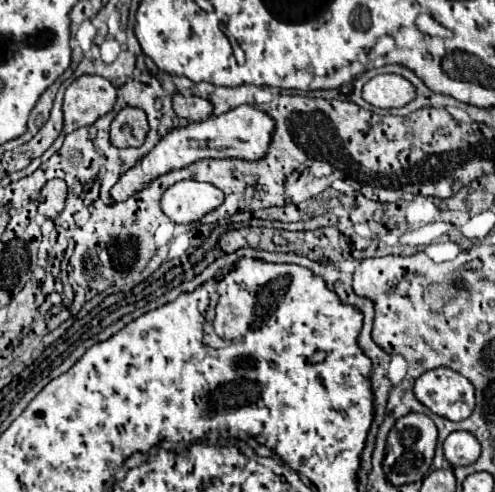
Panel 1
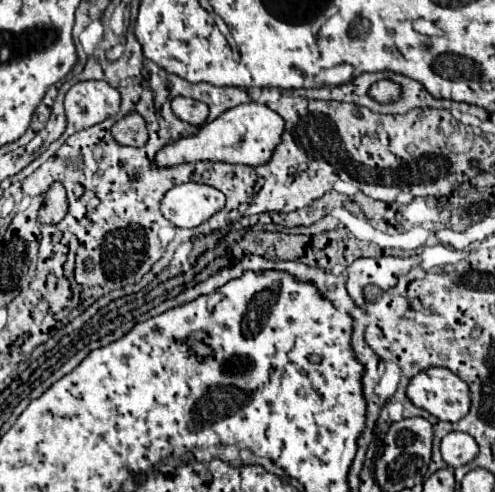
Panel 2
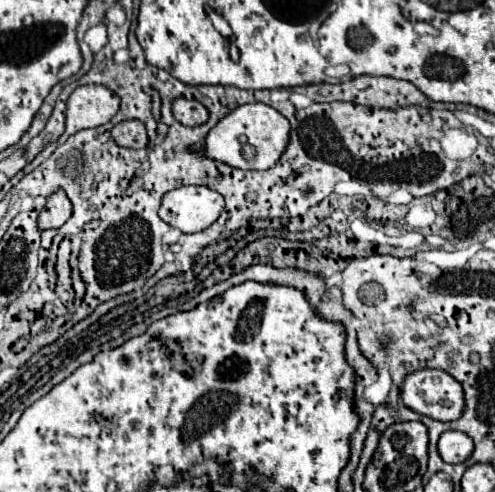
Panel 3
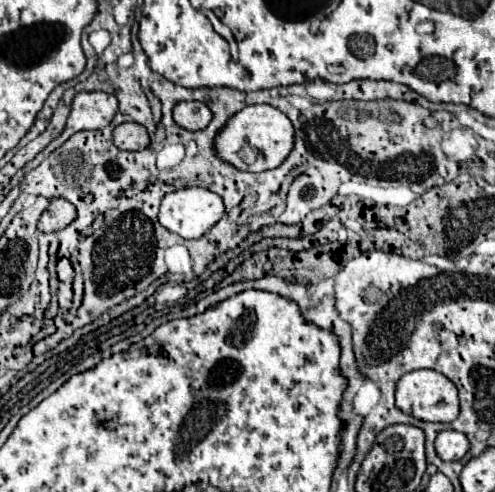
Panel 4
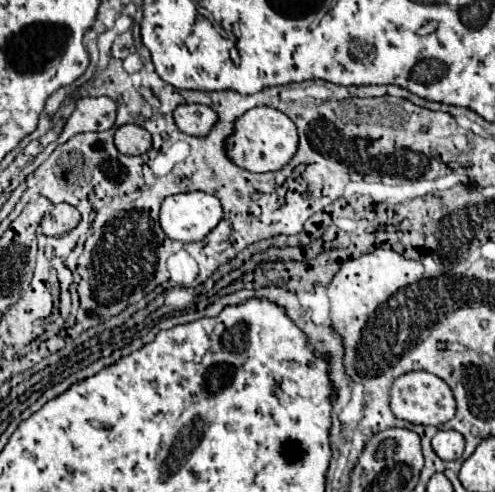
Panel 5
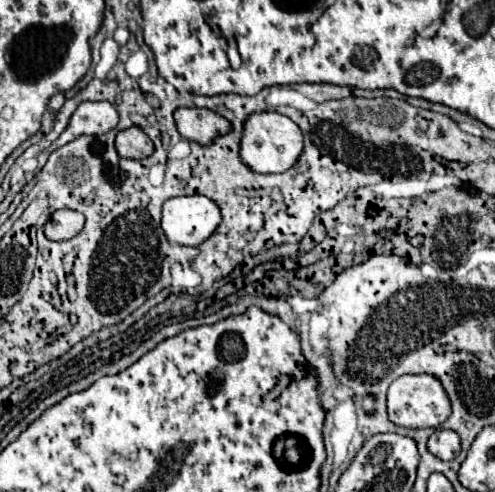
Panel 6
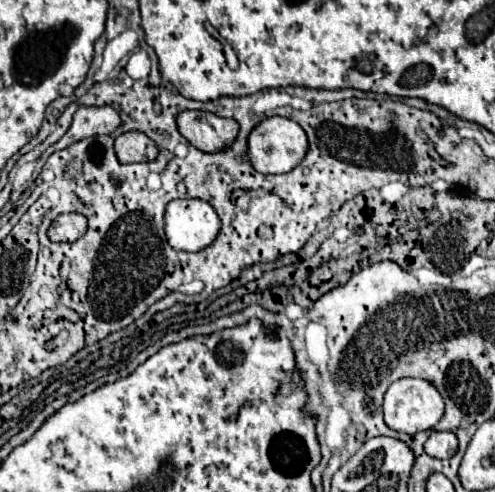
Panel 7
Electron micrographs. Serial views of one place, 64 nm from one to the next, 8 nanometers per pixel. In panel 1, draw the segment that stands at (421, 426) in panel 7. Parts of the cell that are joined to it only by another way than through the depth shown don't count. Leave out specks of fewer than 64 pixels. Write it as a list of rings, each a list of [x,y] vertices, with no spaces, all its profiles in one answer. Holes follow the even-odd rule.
[[[434,368],[414,382],[414,396],[434,414],[452,422],[464,420],[474,408],[474,388],[458,372],[450,368]]]

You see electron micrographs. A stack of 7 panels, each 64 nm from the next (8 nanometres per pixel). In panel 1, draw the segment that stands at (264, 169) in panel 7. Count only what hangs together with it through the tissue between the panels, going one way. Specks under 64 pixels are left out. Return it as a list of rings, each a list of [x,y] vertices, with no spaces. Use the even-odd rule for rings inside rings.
[[[242,104],[238,108],[232,108],[224,114],[220,114],[220,116],[210,116],[204,122],[188,124],[186,128],[174,128],[172,132],[168,132],[168,136],[164,136],[154,146],[154,150],[148,156],[144,156],[144,160],[140,160],[140,164],[136,168],[128,170],[118,180],[118,184],[112,188],[112,198],[114,200],[126,200],[128,196],[132,196],[140,188],[144,188],[152,178],[166,174],[170,170],[176,170],[176,168],[190,166],[190,164],[204,160],[204,158],[260,160],[266,156],[274,128],[276,128],[274,118],[268,116],[266,112],[258,110],[252,104]]]

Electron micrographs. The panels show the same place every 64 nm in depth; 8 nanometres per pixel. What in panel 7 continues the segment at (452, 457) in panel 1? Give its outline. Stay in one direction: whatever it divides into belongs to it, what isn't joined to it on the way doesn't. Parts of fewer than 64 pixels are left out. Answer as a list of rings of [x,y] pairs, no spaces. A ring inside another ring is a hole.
[[[432,432],[424,442],[424,452],[434,458],[452,458],[456,454],[458,440],[452,432]]]

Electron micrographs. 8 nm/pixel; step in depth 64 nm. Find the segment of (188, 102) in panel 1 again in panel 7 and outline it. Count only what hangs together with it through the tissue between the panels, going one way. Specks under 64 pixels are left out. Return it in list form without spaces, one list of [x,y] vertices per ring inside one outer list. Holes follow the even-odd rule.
[[[186,110],[178,116],[180,134],[198,150],[216,154],[230,148],[238,136],[238,122],[212,112]]]

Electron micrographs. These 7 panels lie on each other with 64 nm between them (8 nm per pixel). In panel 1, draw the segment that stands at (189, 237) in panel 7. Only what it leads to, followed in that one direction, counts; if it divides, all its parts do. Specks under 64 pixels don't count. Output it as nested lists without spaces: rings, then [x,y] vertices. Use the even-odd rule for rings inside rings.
[[[184,180],[162,194],[162,212],[176,224],[198,222],[224,202],[224,192],[212,184]]]

